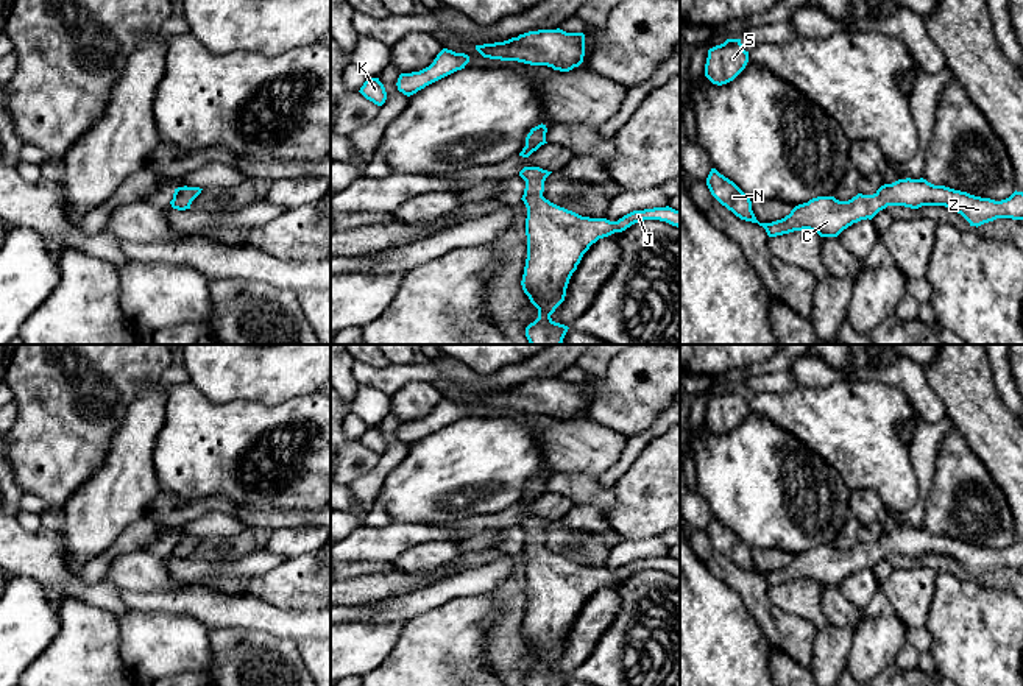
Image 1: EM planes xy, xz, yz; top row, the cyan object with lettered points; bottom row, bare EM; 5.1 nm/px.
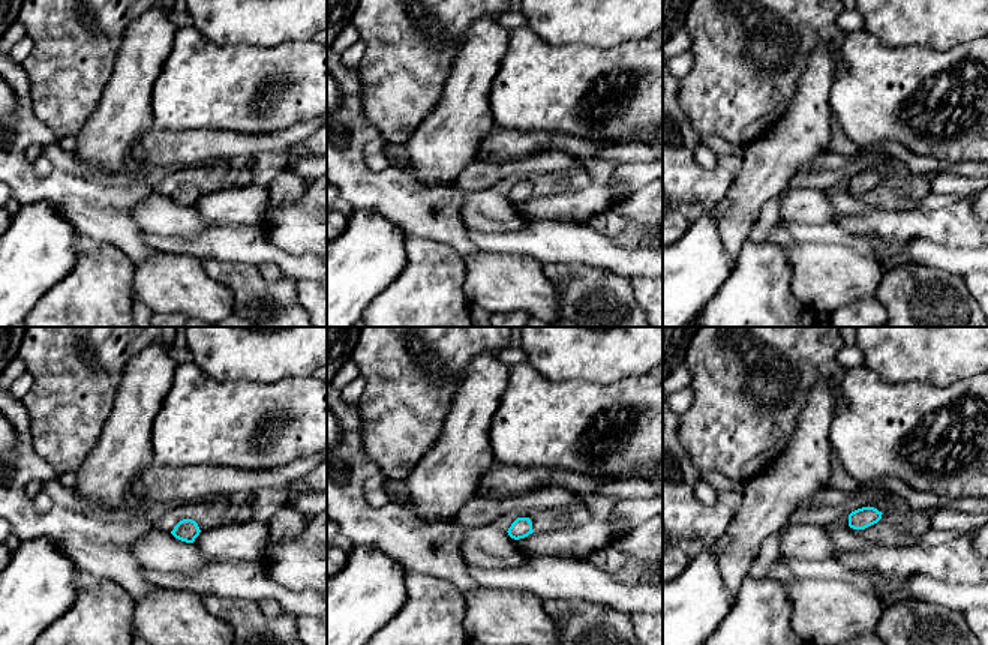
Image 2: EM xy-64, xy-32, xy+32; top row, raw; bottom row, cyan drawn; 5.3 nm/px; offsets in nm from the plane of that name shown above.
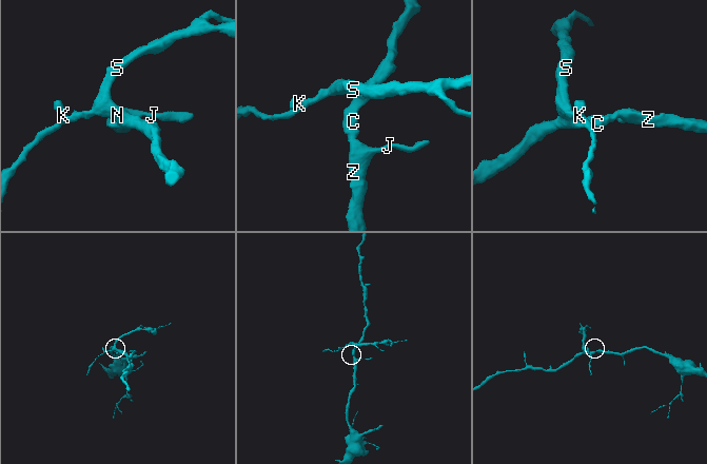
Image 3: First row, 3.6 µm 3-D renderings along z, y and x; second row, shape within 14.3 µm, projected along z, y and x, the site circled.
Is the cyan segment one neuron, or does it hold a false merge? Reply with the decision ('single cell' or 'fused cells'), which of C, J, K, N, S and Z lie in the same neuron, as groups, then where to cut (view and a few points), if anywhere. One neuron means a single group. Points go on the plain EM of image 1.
single cell; C J K N S Z; no cut

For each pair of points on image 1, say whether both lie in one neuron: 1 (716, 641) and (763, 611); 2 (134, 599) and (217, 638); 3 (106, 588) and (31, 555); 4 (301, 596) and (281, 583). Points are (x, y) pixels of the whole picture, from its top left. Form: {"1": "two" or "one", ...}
{"1": "two", "2": "two", "3": "one", "4": "one"}

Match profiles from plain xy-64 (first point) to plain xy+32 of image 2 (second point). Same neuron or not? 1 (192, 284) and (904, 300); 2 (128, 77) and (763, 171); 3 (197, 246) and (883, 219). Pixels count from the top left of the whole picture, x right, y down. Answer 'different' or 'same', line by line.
1: different
2: same
3: different

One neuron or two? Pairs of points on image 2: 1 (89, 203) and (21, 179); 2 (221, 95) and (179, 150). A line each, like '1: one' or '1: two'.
1: one
2: two

